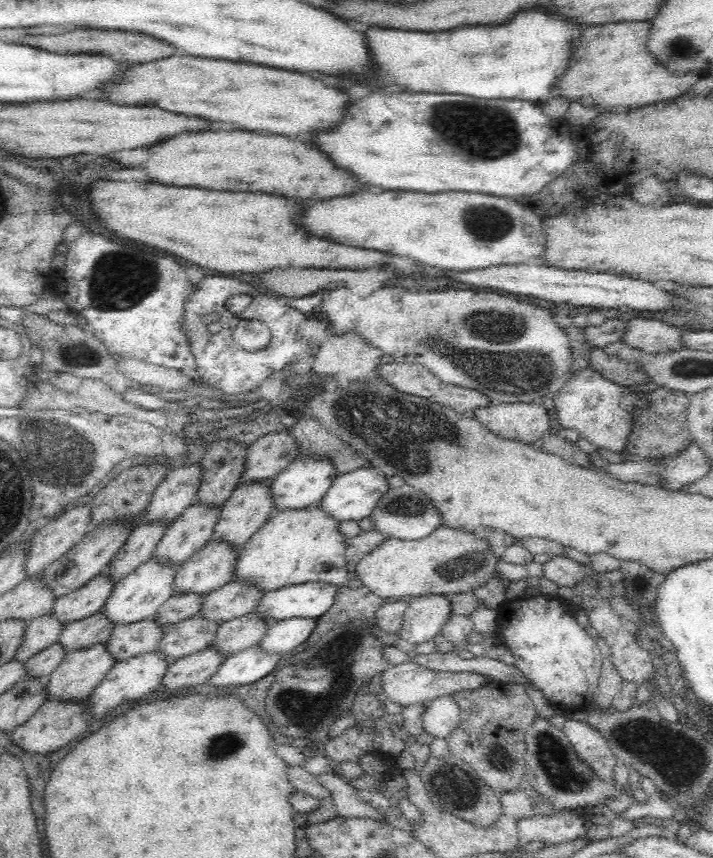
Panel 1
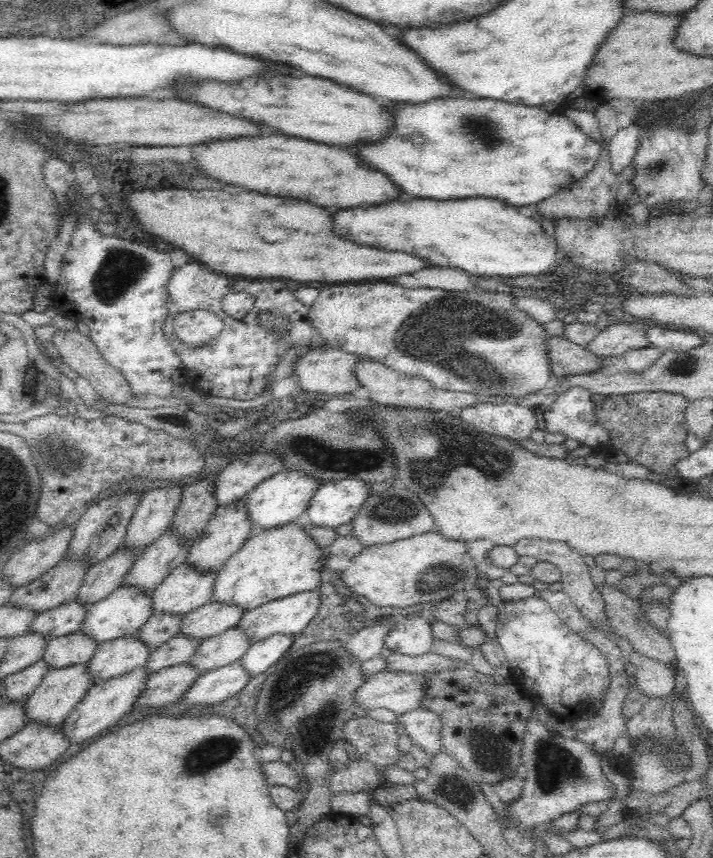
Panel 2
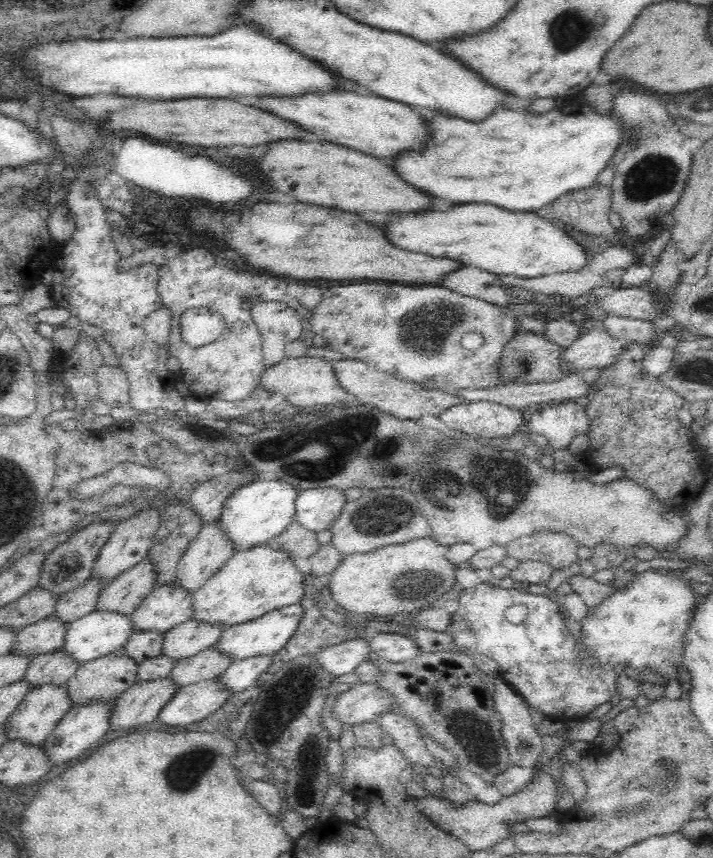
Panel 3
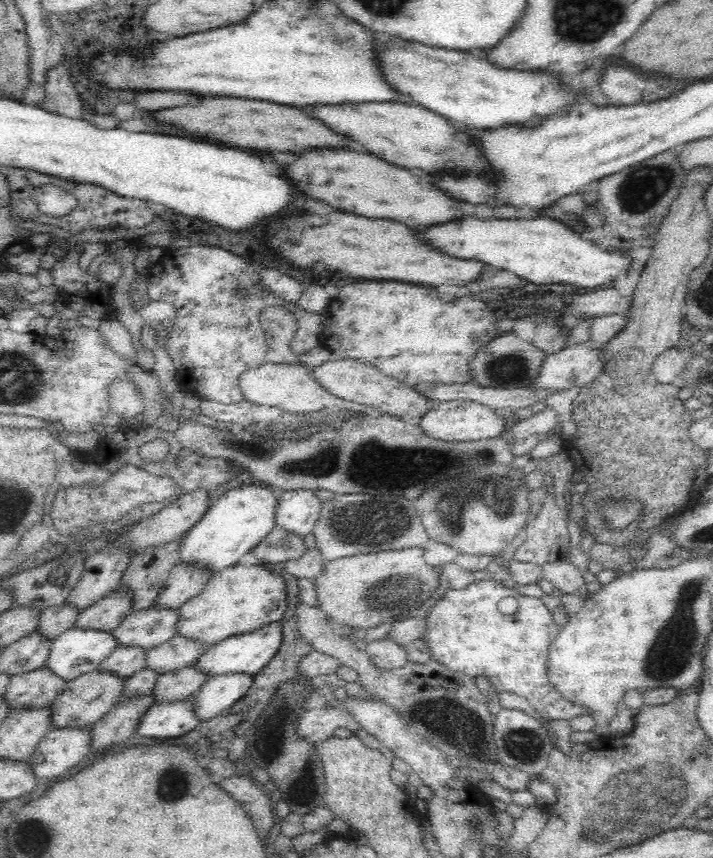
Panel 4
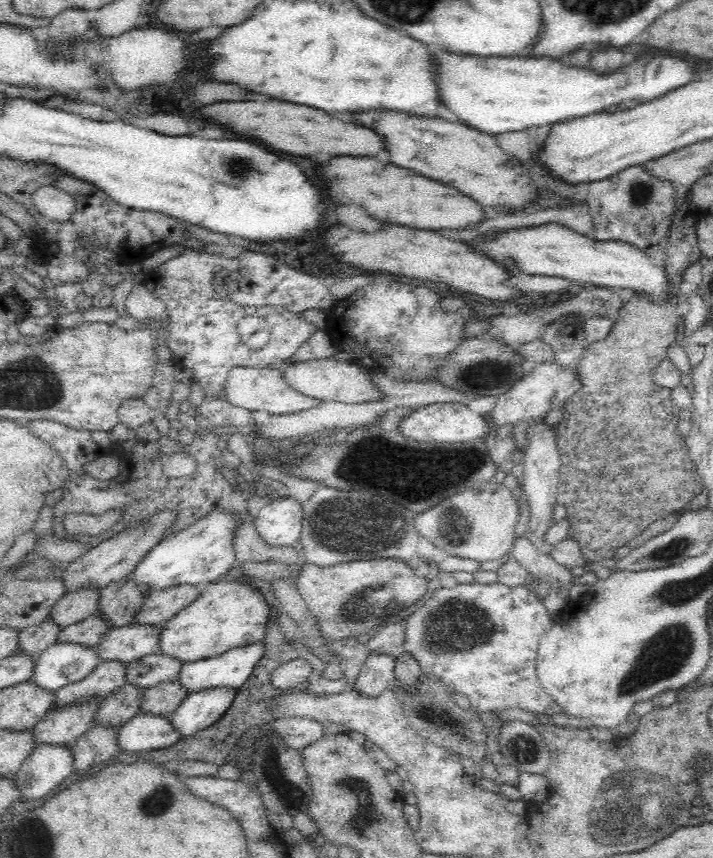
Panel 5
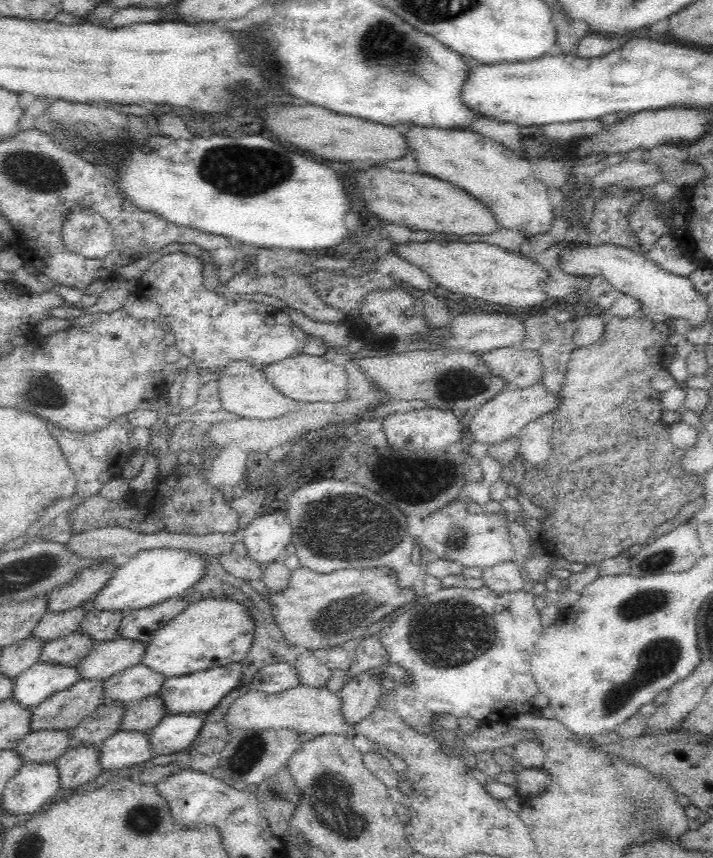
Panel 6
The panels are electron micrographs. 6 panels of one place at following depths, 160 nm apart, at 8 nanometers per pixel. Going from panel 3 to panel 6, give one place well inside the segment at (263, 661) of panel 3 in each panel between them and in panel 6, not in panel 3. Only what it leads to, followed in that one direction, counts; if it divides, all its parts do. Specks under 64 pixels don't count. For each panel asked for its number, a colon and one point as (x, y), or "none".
4: (217, 693)
5: (198, 710)
6: (174, 732)

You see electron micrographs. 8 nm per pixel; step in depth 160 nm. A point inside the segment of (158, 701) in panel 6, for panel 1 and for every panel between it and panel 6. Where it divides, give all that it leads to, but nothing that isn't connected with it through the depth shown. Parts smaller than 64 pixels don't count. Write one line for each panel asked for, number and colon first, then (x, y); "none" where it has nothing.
1: (233, 636)
2: (228, 647)
3: (206, 665)
4: (182, 683)
5: (162, 699)

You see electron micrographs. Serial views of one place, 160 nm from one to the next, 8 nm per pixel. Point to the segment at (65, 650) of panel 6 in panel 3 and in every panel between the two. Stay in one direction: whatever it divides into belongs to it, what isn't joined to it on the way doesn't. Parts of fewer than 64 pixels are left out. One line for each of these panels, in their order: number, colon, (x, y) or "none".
3: (123, 595)
4: (108, 613)
5: (89, 632)

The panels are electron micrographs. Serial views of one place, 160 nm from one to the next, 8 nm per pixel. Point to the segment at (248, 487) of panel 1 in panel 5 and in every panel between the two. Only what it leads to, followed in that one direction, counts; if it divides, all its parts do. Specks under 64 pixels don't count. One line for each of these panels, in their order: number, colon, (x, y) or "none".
2: (230, 528)
3: (206, 554)
4: (184, 583)
5: (157, 607)

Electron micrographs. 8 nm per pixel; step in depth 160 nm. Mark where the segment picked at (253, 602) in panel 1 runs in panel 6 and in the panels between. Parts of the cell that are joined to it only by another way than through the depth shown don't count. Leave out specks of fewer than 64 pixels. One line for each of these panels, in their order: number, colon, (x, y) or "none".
2: (213, 618)
3: (189, 638)
4: (179, 652)
5: (144, 672)
6: (135, 683)

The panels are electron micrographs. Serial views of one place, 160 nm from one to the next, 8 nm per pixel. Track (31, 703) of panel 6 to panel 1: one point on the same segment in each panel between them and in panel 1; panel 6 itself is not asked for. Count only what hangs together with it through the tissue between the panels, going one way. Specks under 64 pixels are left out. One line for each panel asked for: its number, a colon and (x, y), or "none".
1: (138, 596)
2: (122, 613)
3: (97, 634)
4: (75, 652)
5: (60, 664)

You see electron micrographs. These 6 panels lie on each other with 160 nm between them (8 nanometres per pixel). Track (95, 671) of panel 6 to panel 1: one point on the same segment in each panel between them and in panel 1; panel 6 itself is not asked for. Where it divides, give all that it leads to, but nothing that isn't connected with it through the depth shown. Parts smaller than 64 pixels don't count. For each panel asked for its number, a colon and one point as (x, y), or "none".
1: (211, 566)
2: (184, 589)
3: (167, 606)
4: (148, 628)
5: (124, 644)

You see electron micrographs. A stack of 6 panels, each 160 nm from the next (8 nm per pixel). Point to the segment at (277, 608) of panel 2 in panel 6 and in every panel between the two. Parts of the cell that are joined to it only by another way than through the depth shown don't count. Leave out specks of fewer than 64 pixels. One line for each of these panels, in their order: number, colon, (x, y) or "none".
3: (266, 635)
4: (248, 653)
5: (231, 669)
6: (197, 692)

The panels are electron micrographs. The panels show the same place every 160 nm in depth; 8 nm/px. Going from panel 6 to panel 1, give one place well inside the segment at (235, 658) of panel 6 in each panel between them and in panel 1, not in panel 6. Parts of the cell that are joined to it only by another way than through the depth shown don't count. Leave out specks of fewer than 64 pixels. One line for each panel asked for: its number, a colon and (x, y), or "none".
1: (298, 546)
2: (271, 564)
3: (253, 582)
4: (241, 599)
5: (227, 614)

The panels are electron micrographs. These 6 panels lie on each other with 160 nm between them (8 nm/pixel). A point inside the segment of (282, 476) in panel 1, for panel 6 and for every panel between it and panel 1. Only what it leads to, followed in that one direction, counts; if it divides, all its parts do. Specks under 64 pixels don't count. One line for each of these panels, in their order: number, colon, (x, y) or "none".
2: (282, 498)
3: (256, 512)
4: (235, 522)
5: (196, 556)
6: (152, 576)

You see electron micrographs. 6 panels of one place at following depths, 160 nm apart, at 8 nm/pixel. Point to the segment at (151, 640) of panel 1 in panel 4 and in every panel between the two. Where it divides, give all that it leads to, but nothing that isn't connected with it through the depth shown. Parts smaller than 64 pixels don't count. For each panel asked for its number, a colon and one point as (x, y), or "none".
2: (113, 659)
3: (105, 679)
4: (89, 697)

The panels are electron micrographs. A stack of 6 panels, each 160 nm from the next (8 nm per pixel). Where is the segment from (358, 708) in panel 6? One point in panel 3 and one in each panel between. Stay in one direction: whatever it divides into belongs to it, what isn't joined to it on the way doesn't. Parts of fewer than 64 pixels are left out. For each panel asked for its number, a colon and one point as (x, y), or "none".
3: (396, 648)
4: (385, 654)
5: (376, 675)

